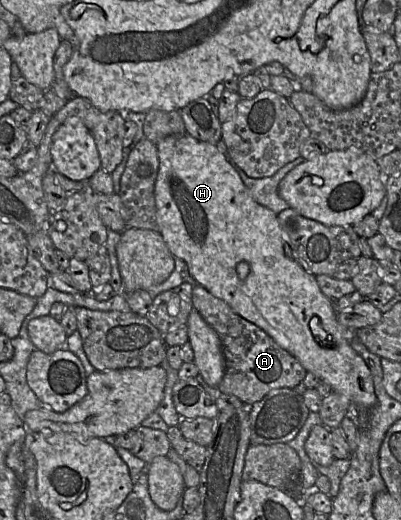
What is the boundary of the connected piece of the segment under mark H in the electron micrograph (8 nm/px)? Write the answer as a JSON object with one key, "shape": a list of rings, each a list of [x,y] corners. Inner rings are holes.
{"shape":[[[185,133],[182,135],[167,136],[158,141],[156,147],[159,157],[159,170],[154,186],[157,231],[162,235],[173,256],[186,262],[189,272],[197,284],[203,286],[215,297],[226,302],[237,314],[265,331],[280,347],[294,356],[307,372],[313,373],[320,381],[330,385],[334,392],[346,396],[350,401],[350,413],[352,407],[363,412],[370,410],[376,404],[377,398],[371,371],[364,359],[351,346],[351,342],[355,337],[355,331],[346,328],[338,322],[337,313],[329,298],[321,292],[315,275],[310,274],[296,260],[285,255],[284,245],[286,241],[277,214],[256,202],[229,158],[222,154],[216,145],[199,141]],[[242,261],[247,262],[249,265],[249,274],[245,279],[240,279],[236,272],[236,266]],[[321,327],[327,335],[321,335]]]}

